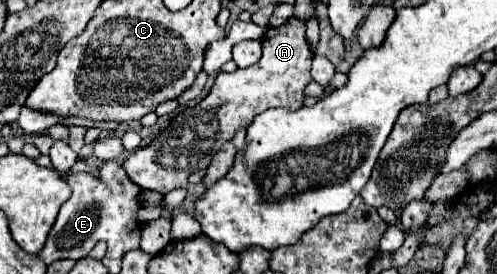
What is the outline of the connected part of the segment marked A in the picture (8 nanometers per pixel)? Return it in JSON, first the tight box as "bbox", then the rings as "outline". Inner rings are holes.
{"bbox":[124,16,314,194],"outline":[[[292,16],[282,26],[270,28],[262,38],[262,57],[254,66],[236,70],[234,74],[218,72],[210,94],[202,102],[182,110],[152,144],[136,150],[124,160],[128,178],[140,188],[160,194],[182,188],[192,172],[206,168],[216,150],[232,140],[238,128],[248,128],[260,112],[280,106],[300,110],[304,106],[304,88],[312,82],[312,58],[314,52],[306,40],[306,22]]]}

